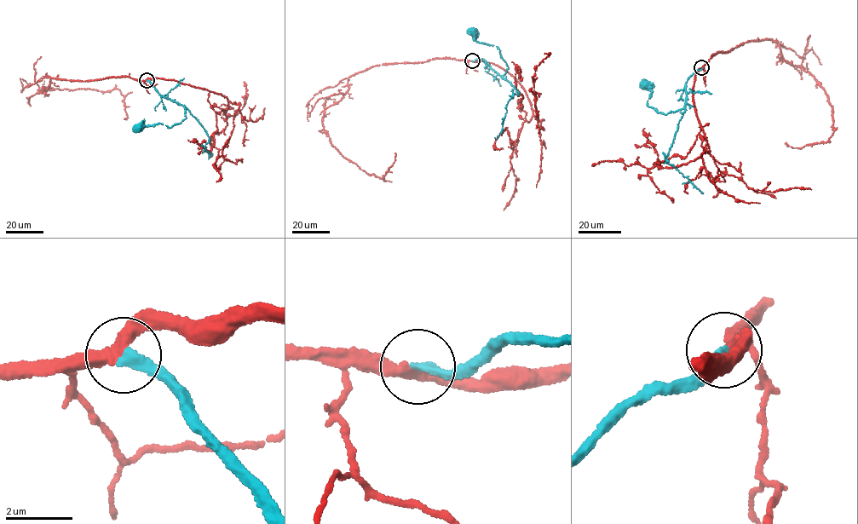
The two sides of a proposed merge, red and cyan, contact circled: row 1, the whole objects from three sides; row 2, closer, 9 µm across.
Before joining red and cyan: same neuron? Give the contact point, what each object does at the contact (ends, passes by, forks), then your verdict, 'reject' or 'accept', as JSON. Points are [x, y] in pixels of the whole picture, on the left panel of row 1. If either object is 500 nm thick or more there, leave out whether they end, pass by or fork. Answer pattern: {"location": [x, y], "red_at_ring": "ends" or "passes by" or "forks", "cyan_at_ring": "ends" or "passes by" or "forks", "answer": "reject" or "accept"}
{"location": [146, 80], "red_at_ring": "passes by", "cyan_at_ring": "ends", "answer": "accept"}

